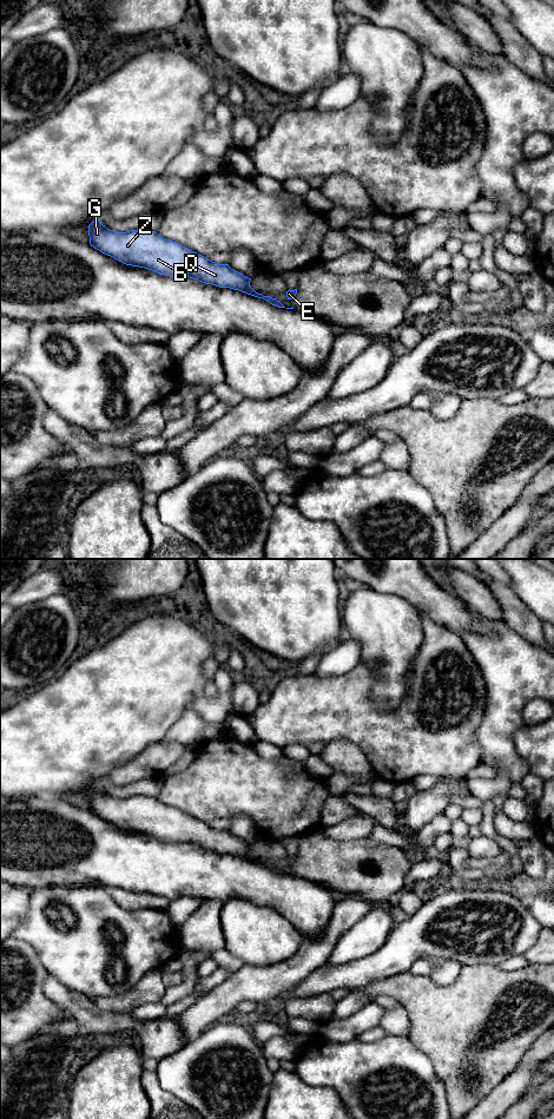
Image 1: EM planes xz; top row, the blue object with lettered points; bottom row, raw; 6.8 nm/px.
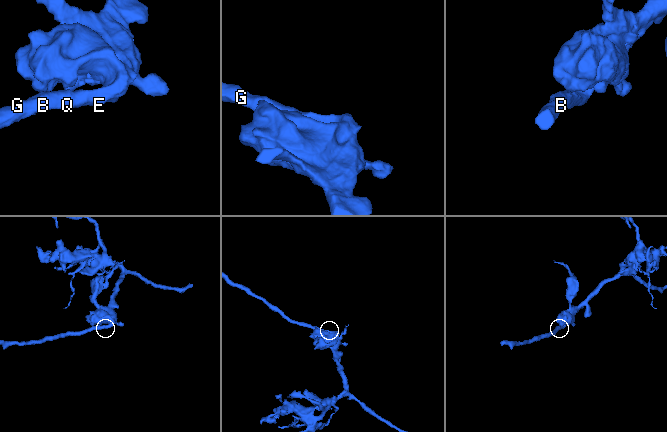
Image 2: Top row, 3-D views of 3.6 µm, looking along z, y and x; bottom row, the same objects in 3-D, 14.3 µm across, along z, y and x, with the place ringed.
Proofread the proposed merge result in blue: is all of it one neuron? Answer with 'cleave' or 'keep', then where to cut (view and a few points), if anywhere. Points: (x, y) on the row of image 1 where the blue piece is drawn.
keep | no cut

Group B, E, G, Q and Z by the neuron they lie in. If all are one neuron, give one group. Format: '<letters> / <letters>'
B E G Q Z

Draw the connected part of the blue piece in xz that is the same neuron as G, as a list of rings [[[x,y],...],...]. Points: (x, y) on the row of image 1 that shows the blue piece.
[[[98,219],[88,225],[88,236],[91,246],[126,265],[239,290],[278,308],[285,308],[276,298],[256,292],[250,287],[251,278],[231,269],[229,264],[217,264],[179,243],[159,236],[156,231],[137,229],[118,232],[107,229]]]

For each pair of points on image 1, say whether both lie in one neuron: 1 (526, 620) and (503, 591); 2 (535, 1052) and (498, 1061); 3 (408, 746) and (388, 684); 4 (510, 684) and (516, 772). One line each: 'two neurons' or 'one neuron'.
1: one neuron
2: two neurons
3: two neurons
4: one neuron

